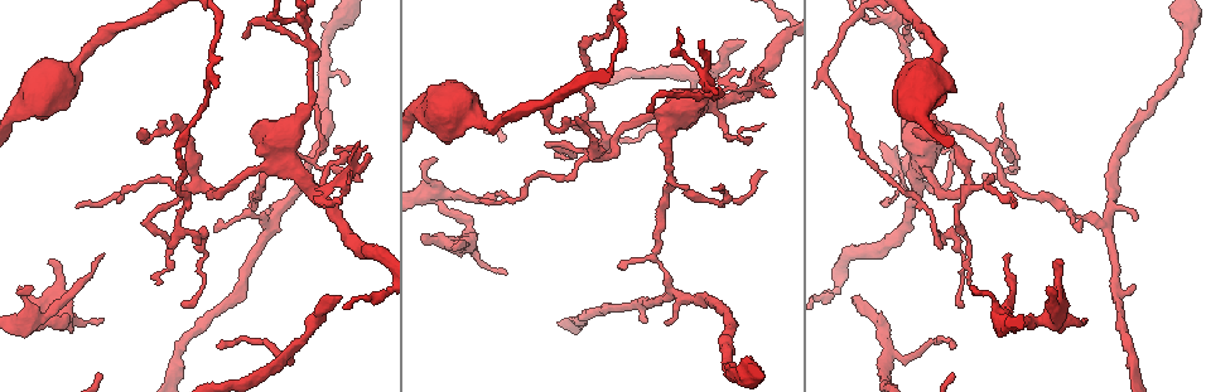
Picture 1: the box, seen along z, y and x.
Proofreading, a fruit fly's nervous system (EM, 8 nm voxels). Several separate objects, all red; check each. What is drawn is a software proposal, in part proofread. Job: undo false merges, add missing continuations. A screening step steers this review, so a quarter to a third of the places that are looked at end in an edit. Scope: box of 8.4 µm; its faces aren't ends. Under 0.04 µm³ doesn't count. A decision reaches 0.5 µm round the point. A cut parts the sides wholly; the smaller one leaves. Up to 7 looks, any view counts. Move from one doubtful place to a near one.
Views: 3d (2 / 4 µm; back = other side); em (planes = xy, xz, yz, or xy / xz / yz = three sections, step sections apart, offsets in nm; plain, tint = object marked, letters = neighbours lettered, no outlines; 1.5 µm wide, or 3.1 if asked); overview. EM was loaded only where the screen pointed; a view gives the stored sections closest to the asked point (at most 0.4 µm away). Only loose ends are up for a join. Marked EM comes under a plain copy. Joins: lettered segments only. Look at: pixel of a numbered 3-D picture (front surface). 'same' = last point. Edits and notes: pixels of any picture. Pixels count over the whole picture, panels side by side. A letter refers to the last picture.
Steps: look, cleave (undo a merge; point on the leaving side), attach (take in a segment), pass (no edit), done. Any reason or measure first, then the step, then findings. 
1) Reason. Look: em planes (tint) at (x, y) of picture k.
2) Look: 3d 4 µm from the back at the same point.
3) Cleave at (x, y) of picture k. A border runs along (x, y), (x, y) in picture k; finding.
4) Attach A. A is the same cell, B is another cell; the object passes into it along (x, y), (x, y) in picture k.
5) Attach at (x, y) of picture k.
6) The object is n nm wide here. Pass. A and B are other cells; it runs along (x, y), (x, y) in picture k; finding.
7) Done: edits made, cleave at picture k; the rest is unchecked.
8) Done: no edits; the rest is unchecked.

Branch stops here. Look: 3d 4 µm at (854, 299) of picture 1.

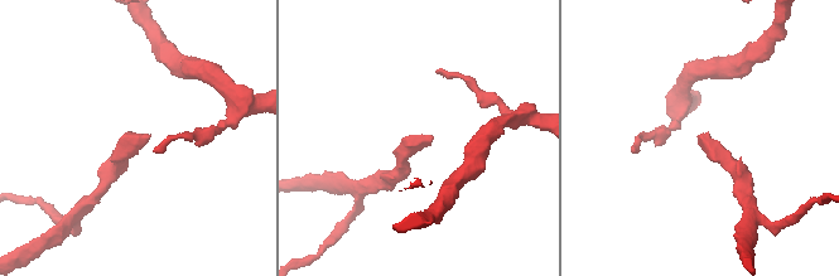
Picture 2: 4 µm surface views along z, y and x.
Now the EM. Look: em planes (letters) at (701, 135) of picture 2.

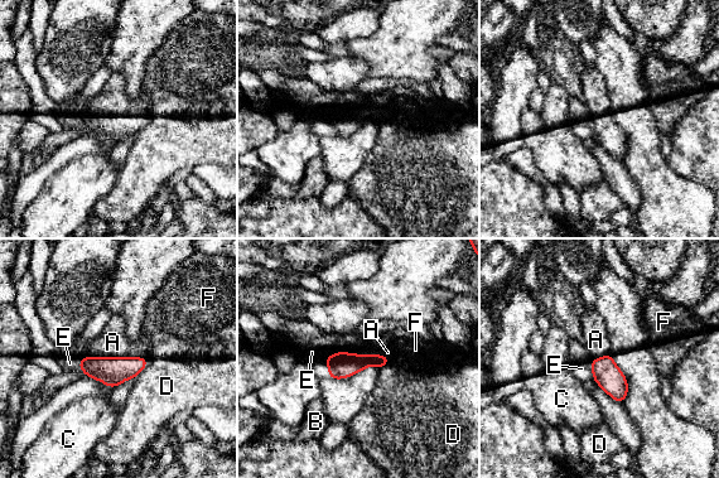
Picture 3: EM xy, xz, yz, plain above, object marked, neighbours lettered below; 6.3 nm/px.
Attach A. A is the same cell, B, C, D, E and F are other cells; the object passes into it along (111, 371), (119, 358), (112, 342) in picture 3; it goes on there.

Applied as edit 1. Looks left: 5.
Look: 3d 4 µm at (668, 287) of picture 1.

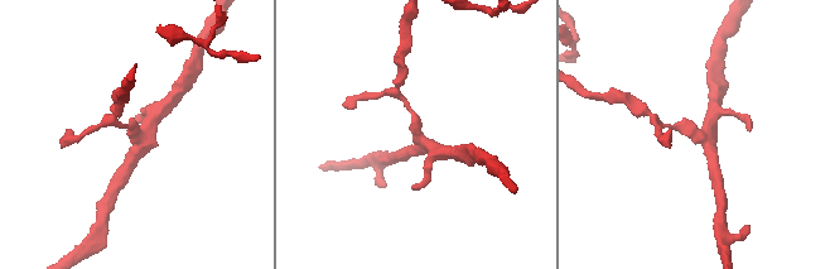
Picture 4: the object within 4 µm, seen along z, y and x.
Need the tissue. Look: em xz step 4 (tint) at (134, 135) of picture 4.

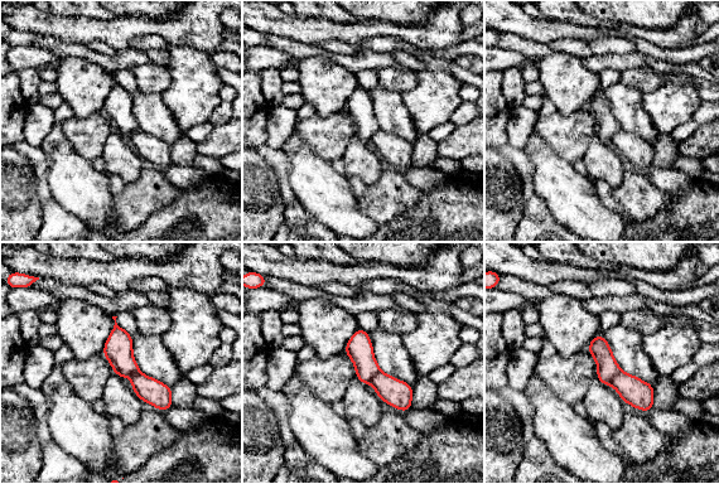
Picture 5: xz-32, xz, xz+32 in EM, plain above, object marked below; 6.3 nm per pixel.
Look: em planes (letters) at the same point.

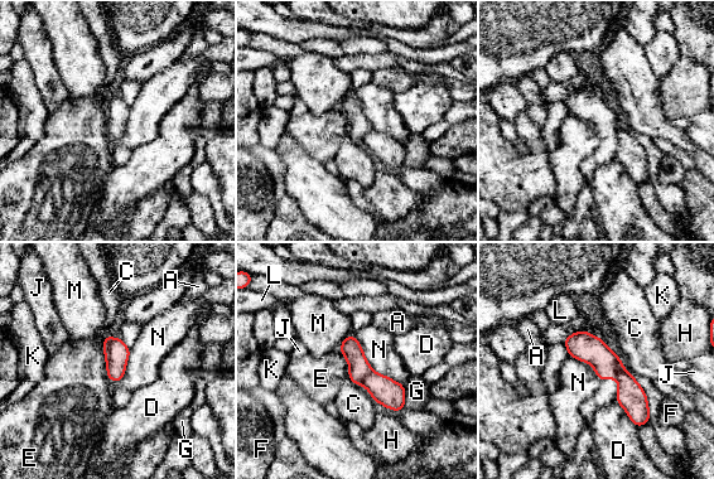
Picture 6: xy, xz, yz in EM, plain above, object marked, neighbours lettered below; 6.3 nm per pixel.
Cleave at (631, 396) of picture 6. A, C, D, E, F, G, H, J, K, L, M and N are other cells; a border runs along (620, 359), (616, 377) in picture 6; two neurons meet here.

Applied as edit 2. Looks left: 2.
Thin end. Look: em xz step 4 (tint) at (33, 286) of picture 1.

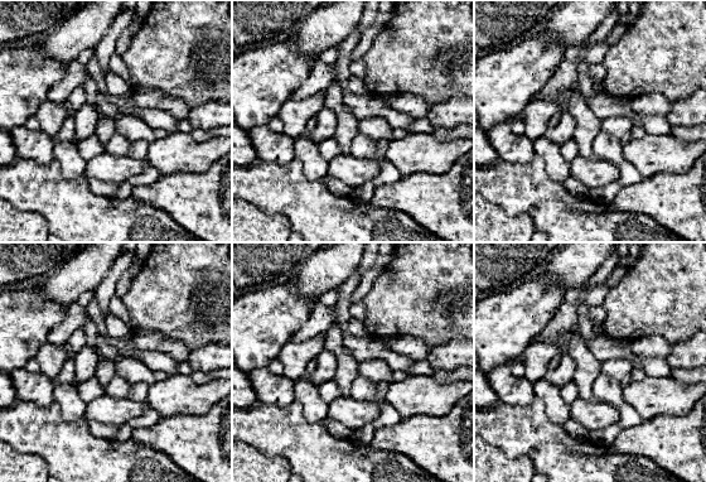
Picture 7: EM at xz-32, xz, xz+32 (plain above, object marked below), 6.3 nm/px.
Cut it another way. Look: em planes (letters) at the same point.

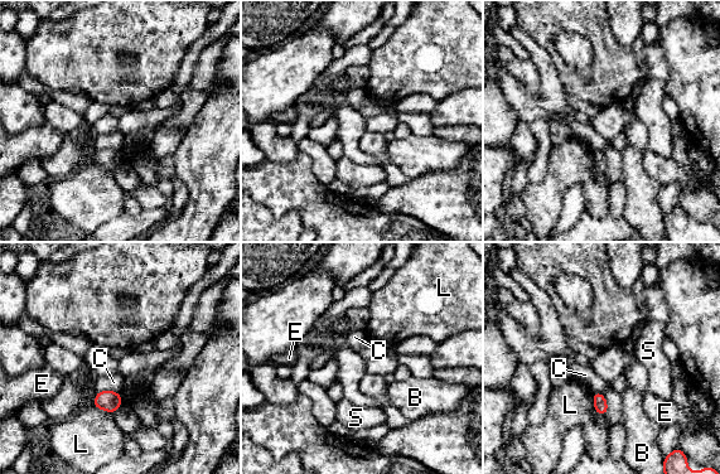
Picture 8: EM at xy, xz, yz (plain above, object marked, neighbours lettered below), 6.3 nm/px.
The longest contact is with L, 150 nm. Pass. B, C, E, L and S are other cells; a border runs along (92, 406), (107, 410), (112, 415) in picture 8; no lettered segment goes on from it.

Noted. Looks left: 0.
Done: edits made, attach at picture 3, cleave at picture 6; the rest is unchecked.

